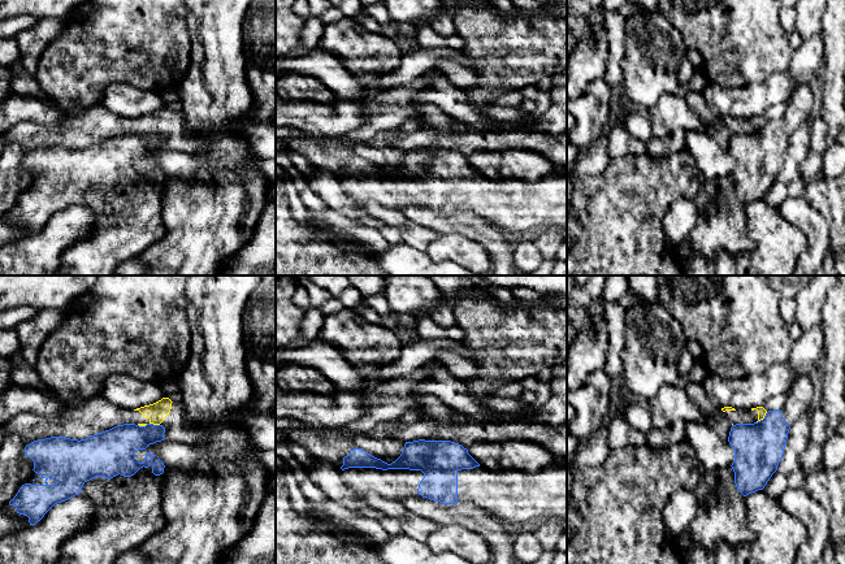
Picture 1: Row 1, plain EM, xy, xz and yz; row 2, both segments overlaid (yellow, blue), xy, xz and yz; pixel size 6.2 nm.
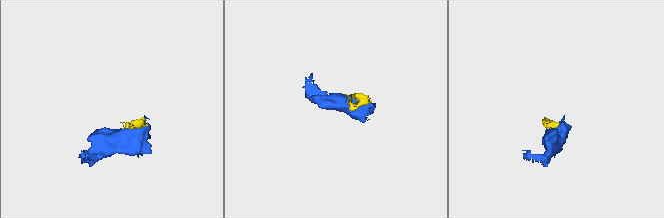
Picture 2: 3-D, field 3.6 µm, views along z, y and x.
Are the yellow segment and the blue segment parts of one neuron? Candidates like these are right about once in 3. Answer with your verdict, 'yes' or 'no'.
no

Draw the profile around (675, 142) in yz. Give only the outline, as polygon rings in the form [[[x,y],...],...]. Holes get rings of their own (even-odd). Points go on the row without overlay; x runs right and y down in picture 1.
[[[677,129],[664,139],[651,138],[647,146],[647,155],[653,159],[666,159],[670,153],[685,149],[685,130]]]

